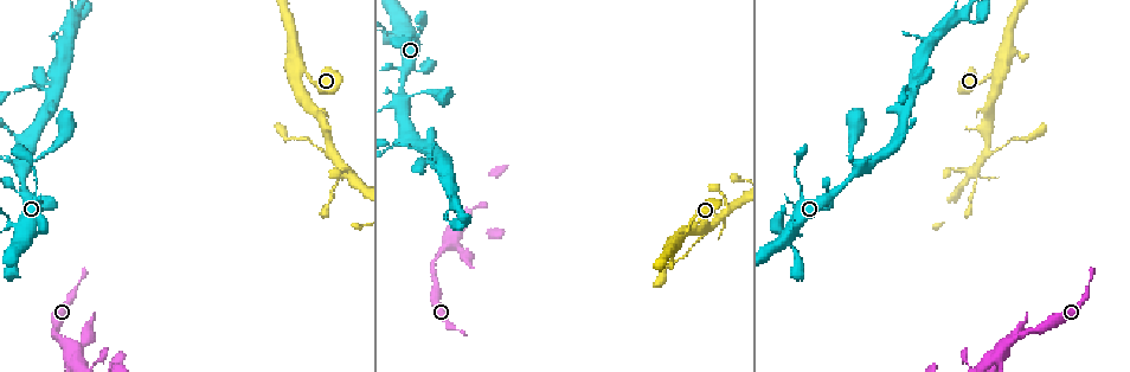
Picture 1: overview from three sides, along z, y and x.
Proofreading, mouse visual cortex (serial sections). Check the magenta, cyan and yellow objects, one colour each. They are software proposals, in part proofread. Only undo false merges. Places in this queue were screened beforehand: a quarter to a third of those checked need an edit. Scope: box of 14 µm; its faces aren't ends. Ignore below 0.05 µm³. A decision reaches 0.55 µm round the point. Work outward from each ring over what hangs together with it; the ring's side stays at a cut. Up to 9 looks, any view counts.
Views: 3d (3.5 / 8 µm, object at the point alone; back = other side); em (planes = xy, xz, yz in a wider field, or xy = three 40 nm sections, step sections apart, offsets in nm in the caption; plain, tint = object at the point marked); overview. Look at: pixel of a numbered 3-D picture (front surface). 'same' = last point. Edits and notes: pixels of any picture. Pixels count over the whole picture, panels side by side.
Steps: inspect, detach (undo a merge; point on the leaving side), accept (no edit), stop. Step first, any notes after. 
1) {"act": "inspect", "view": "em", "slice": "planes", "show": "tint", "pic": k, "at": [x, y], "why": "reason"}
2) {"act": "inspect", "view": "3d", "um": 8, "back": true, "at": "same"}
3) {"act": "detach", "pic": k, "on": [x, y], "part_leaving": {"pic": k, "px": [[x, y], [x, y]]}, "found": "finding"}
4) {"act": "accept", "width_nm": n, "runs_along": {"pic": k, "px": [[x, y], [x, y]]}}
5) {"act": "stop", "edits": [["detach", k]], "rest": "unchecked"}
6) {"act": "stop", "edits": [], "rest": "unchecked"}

{"act": "inspect", "view": "em", "slice": "planes", "show": "tint", "pic": 1, "at": [29, 165], "why": "a narrow waist"}

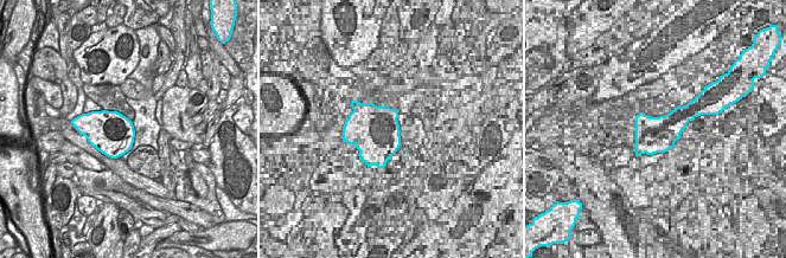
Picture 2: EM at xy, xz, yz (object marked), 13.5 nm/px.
{"act": "inspect", "view": "3d", "um": 3.5, "back": true, "at": "same", "why": "see where the arms go"}

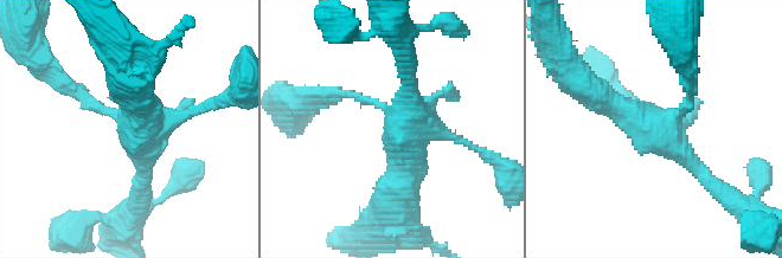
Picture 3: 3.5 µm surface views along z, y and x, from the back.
{"act": "accept", "found": "continuous, no second cell"}

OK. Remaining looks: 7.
{"act": "inspect", "view": "3d", "um": 3.5, "pic": 1, "at": [53, 87], "why": "sharp bend"}

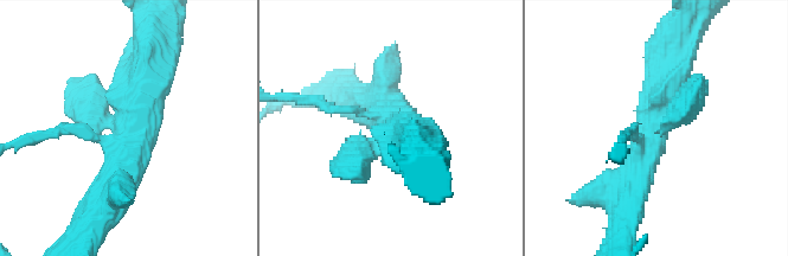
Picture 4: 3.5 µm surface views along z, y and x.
{"act": "inspect", "view": "em", "slice": "xy", "step": 2, "show": "tint", "pic": 4, "at": [653, 130], "arms": 4, "arm_widths_nm": [150, 350, 450, 500]}

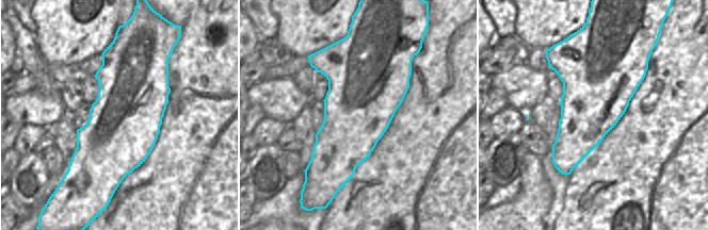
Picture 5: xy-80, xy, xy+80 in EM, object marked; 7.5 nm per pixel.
{"act": "accept", "runs_along": {"pic": 4, "px": [[625, 199], [644, 157], [671, 62]]}, "found": "all the same cell"}

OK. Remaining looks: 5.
{"act": "inspect", "view": "3d", "um": 3.5, "back": true, "pic": 1, "at": [678, 235], "why": "three-way junction"}

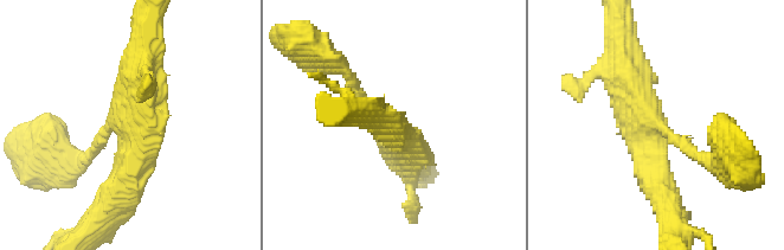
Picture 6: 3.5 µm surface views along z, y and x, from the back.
{"act": "accept", "runs_along": {"pic": 6, "px": [[348, 77], [384, 122]]}, "found": "continuous, no second cell"}

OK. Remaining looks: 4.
{"act": "inspect", "view": "3d", "um": 3.5, "pic": 1, "at": [329, 150], "why": "abrupt turn"}

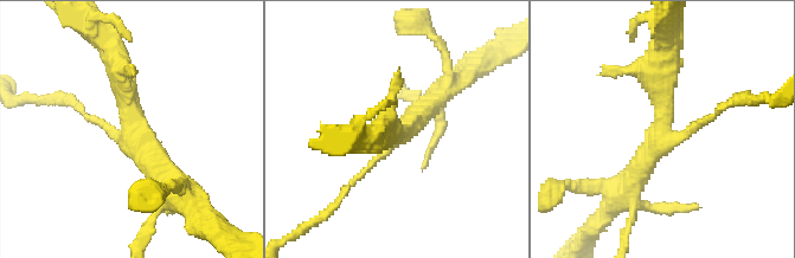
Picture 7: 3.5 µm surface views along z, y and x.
{"act": "inspect", "view": "em", "slice": "xy", "step": 3, "show": "tint", "pic": 7, "at": [131, 135], "arms": 3, "arm_widths_nm": [100, 300, 350]}

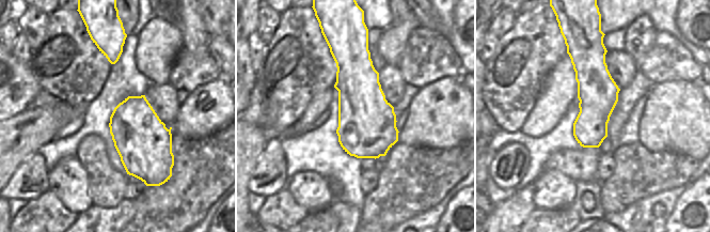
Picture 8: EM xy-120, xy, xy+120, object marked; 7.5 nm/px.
{"act": "accept", "runs_along": {"pic": 7, "px": [[113, 55], [130, 134], [171, 193]]}, "found": "all the same cell"}

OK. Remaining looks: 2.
{"act": "stop", "edits": [], "rest": "unchecked"}

